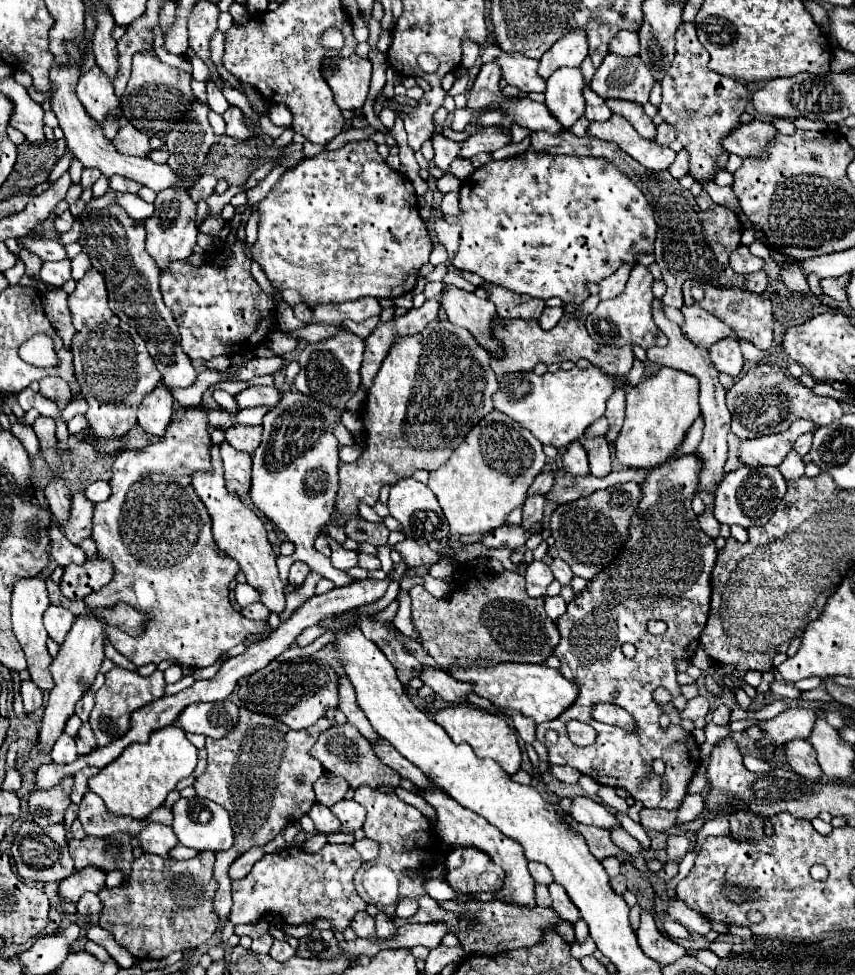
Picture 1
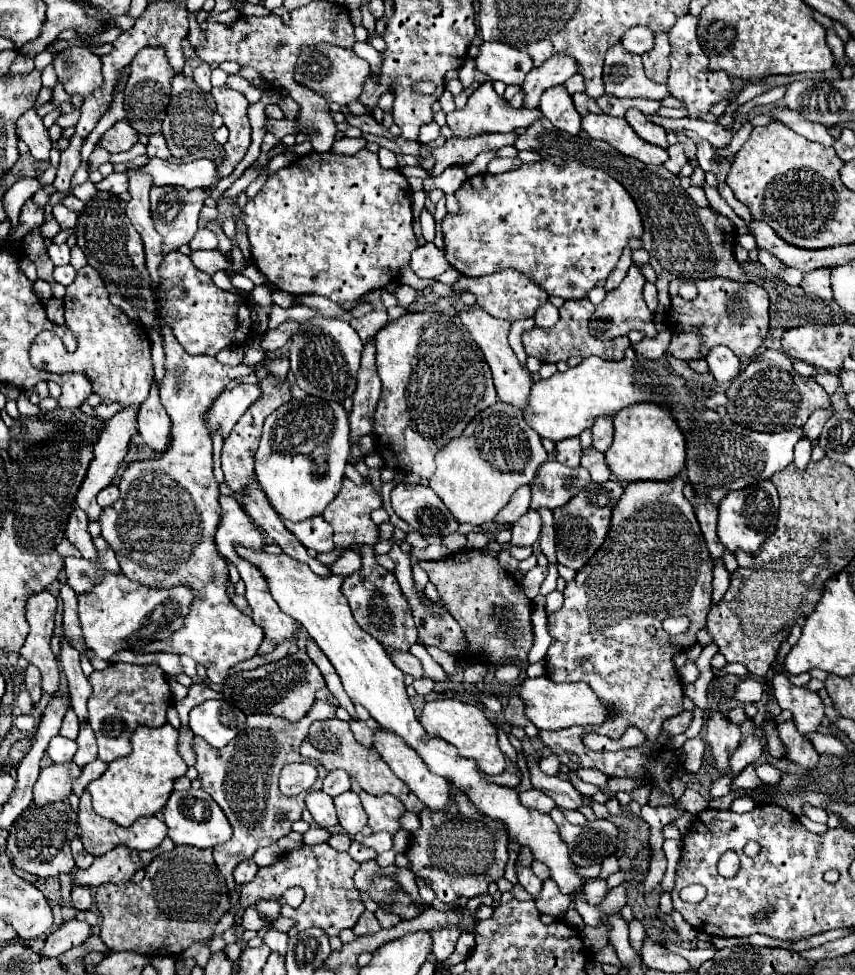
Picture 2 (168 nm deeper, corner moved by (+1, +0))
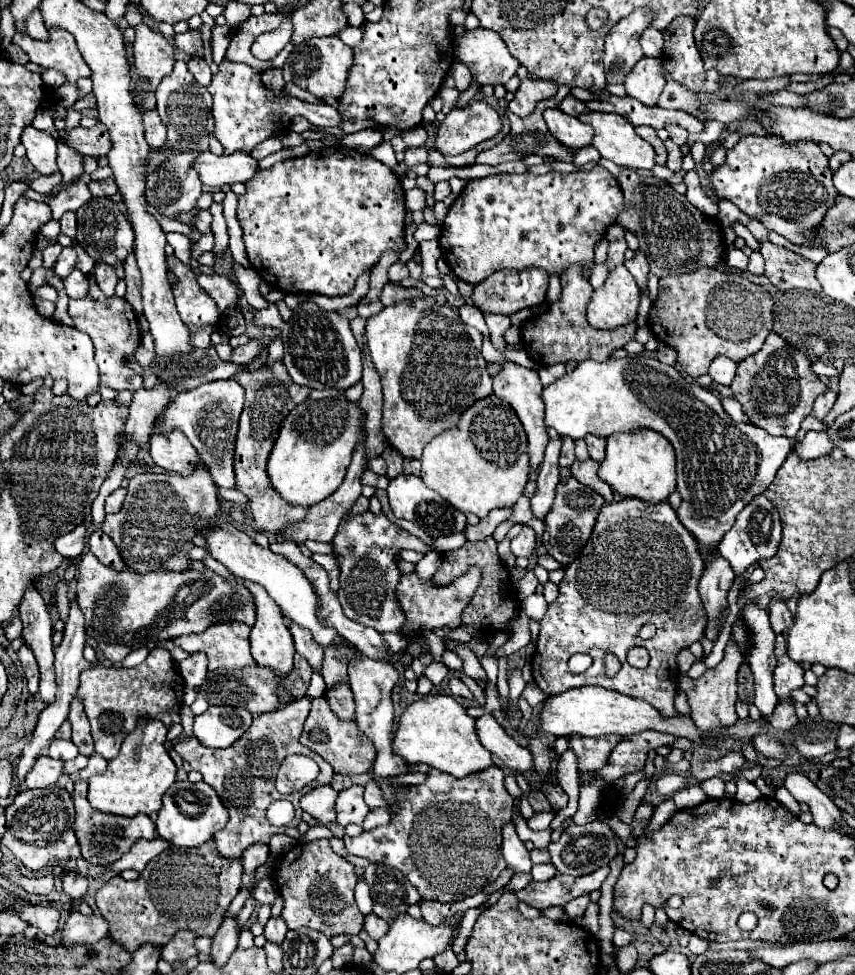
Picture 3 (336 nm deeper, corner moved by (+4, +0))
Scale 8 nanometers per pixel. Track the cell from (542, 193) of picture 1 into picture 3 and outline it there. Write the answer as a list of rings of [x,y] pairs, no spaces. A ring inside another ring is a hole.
[[[604,166],[570,174],[494,174],[466,184],[446,214],[438,242],[442,258],[468,284],[478,284],[496,270],[530,266],[560,276],[568,266],[580,264],[590,278],[594,248],[618,212],[622,212],[622,190]]]

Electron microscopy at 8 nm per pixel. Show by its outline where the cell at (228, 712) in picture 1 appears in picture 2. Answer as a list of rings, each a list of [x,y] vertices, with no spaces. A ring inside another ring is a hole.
[[[207,700],[191,710],[189,728],[213,748],[223,748],[245,728],[245,720],[247,716],[241,710],[237,714],[225,700]]]

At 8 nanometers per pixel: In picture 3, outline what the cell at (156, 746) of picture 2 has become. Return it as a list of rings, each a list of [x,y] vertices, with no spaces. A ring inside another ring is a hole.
[[[140,720],[138,724],[142,730],[124,738],[122,750],[108,762],[108,770],[88,780],[88,802],[98,812],[116,816],[136,816],[140,812],[154,814],[162,808],[162,794],[176,782],[176,764],[164,748],[168,728],[158,720]]]

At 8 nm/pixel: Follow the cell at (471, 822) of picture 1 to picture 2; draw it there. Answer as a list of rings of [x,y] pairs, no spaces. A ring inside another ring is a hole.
[[[377,728],[373,732],[373,746],[377,748],[377,752],[381,754],[381,758],[389,764],[389,768],[411,788],[411,792],[431,810],[441,810],[445,806],[449,806],[449,782],[441,776],[435,776],[429,772],[429,768],[425,766],[425,762],[421,760],[421,756],[417,756],[417,752],[413,752],[413,748],[409,748],[403,738],[399,738],[397,734],[385,730],[385,728]]]

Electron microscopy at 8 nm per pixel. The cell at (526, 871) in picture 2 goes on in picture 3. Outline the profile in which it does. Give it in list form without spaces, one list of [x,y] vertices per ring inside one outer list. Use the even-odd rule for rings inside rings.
[[[514,824],[504,826],[504,842],[502,842],[502,854],[506,860],[506,866],[514,870],[514,874],[530,874],[532,862],[530,862],[530,852],[524,848],[524,842],[518,838]]]

